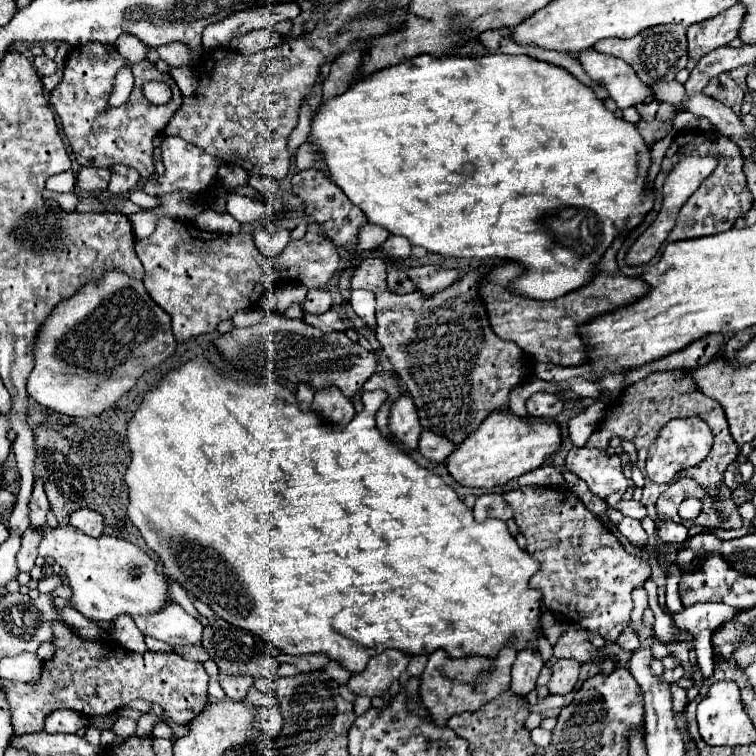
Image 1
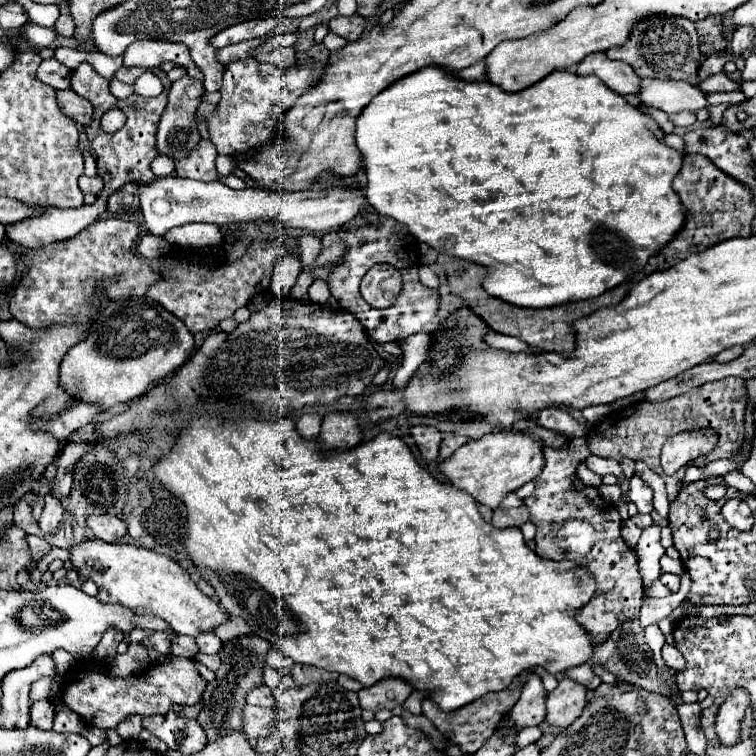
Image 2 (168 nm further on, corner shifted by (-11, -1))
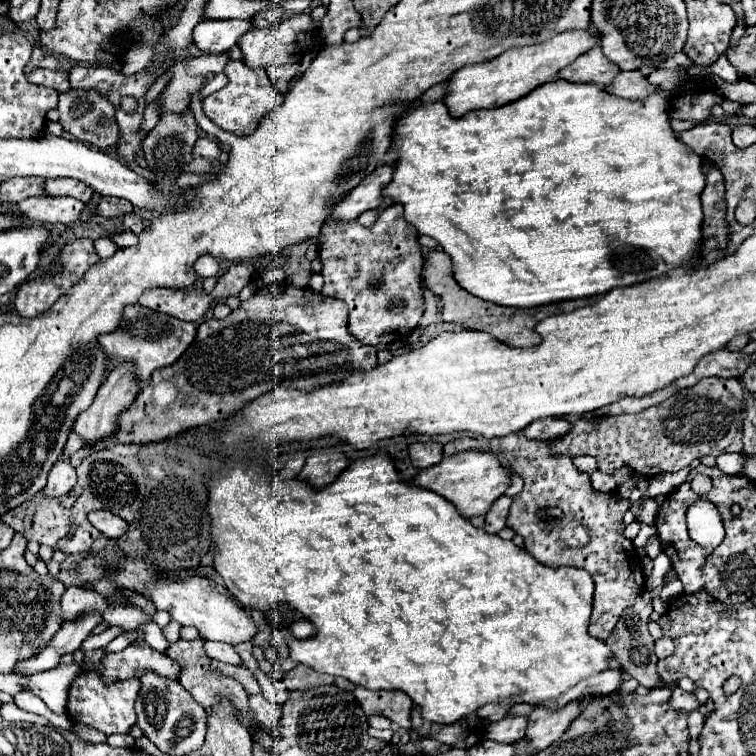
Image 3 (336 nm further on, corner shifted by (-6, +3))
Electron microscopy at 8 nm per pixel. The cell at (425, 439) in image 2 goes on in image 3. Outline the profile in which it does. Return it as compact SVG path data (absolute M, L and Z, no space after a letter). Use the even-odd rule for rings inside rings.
M414 443L410 445L410 461L418 469L428 469L442 461L442 445L440 443Z

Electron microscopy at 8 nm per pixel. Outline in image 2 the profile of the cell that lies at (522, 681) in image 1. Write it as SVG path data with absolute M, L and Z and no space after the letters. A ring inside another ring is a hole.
M529 671L529 679L523 685L521 697L509 713L511 727L517 725L519 729L525 729L543 723L547 713L545 705L547 705L547 691L543 687L543 681L535 671Z

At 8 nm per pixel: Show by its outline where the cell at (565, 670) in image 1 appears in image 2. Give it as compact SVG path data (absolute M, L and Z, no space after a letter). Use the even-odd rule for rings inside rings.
M563 677L557 689L551 691L547 697L547 721L561 729L569 727L587 705L585 693L585 685L579 685L577 681Z

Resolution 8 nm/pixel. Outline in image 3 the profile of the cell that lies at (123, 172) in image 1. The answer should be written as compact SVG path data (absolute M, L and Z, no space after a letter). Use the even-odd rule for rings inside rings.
M102 197L98 203L98 213L102 217L122 217L126 213L133 212L133 205L126 199L114 199L114 197Z

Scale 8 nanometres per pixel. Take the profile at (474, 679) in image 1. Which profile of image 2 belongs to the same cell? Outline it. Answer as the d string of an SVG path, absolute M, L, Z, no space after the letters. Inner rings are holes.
M515 677L515 681L507 689L501 689L501 691L495 691L495 693L487 693L487 695L475 699L471 705L465 705L463 709L455 709L453 713L441 713L441 709L435 705L435 701L431 697L427 697L423 701L423 715L443 735L447 735L449 741L457 743L463 753L475 753L491 737L491 733L497 729L499 721L509 713L509 709L517 703L519 695L521 695L521 677Z

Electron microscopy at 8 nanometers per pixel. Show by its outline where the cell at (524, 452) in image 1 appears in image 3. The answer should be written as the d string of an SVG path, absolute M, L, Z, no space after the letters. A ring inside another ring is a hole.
M464 451L452 457L444 457L442 463L422 469L412 483L416 487L424 487L428 491L440 493L444 499L448 499L462 517L470 519L476 515L486 515L490 505L506 491L510 485L510 473L500 465L500 457L494 453L482 453L482 451Z

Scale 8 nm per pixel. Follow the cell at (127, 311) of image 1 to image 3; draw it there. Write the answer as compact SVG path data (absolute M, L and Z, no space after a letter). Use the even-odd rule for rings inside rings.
M130 305L126 307L126 317L120 323L120 327L114 333L100 337L100 343L110 359L108 371L112 371L120 361L136 361L136 371L140 381L148 381L156 369L172 365L190 347L190 343L196 337L194 329L196 329L194 323L186 323L170 315L154 313L142 305Z

